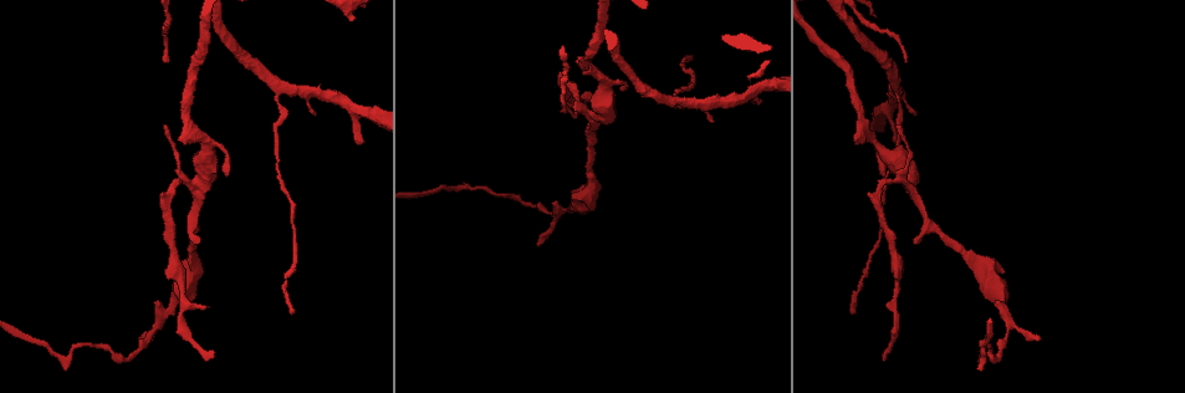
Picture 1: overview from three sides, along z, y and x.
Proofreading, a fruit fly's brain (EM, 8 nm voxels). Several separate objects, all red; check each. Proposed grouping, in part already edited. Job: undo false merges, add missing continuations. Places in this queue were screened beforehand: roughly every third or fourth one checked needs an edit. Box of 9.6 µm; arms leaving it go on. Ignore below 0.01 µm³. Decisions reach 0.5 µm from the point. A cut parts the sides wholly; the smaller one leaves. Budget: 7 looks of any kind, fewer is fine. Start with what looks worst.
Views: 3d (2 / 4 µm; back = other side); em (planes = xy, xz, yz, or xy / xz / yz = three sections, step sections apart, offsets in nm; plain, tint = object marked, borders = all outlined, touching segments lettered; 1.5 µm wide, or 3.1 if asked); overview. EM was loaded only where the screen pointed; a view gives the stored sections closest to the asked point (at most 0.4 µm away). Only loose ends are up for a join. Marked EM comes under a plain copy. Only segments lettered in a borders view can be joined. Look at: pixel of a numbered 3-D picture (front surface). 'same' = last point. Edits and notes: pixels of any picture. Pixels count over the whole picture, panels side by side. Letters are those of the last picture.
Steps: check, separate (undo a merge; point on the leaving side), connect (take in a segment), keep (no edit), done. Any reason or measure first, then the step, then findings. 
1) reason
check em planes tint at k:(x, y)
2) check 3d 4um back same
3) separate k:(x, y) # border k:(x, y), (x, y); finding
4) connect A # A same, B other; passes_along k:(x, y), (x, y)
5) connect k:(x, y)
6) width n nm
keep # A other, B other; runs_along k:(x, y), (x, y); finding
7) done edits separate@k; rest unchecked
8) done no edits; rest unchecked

check 3d 4um at 1:(566, 111)

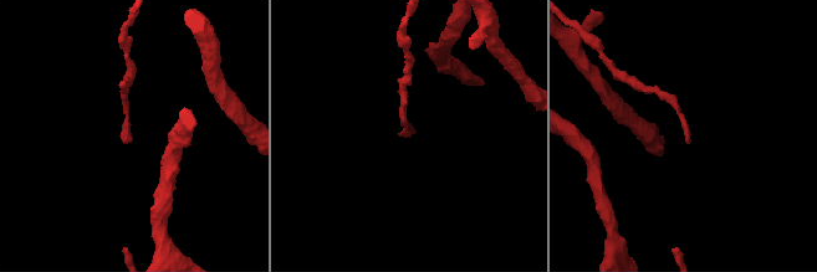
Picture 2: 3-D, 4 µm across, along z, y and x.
need the tissue
check em planes borders at 2:(686, 142)

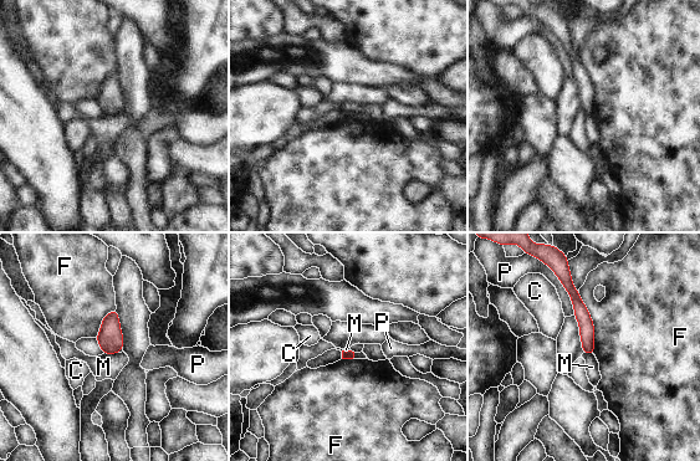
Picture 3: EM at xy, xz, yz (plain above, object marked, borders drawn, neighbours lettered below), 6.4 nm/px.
keep # C other, F other, M other, P other; runs_along 3:(568, 280), (591, 352); no lettered segment goes on from it

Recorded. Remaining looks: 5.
thin end
check 3d 2um at 1:(138, 337)

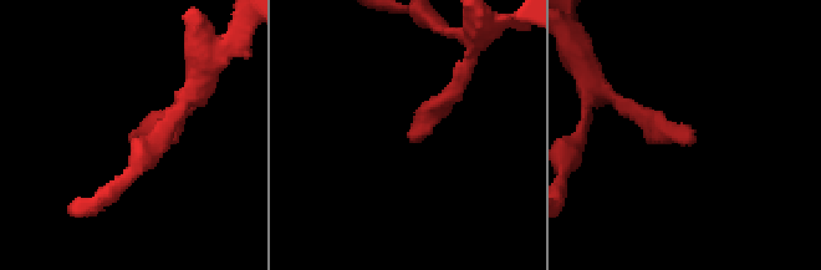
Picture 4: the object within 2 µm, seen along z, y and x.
check em planes borders at 4:(683, 144)

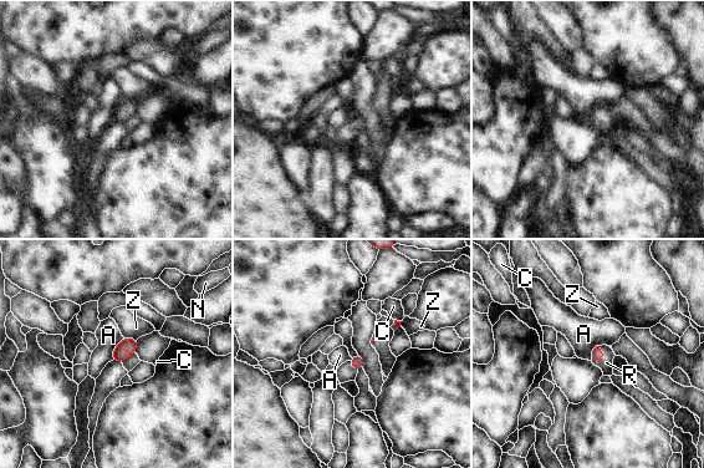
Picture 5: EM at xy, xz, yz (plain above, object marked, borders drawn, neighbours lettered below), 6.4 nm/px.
connect R # A other, C other, N other, R same, Z other; it goes on there

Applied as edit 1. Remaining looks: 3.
sudden change in width
check 3d 4um at 1:(677, 104)

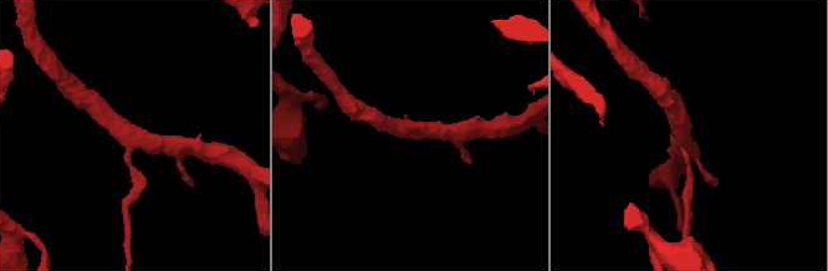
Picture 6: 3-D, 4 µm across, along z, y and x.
check em yz step 8 borders at 6:(134, 141)

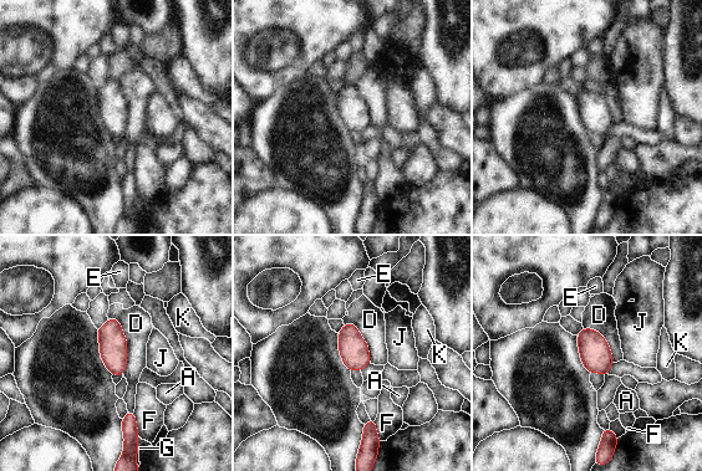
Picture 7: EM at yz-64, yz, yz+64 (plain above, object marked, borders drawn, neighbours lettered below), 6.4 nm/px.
check em planes borders same

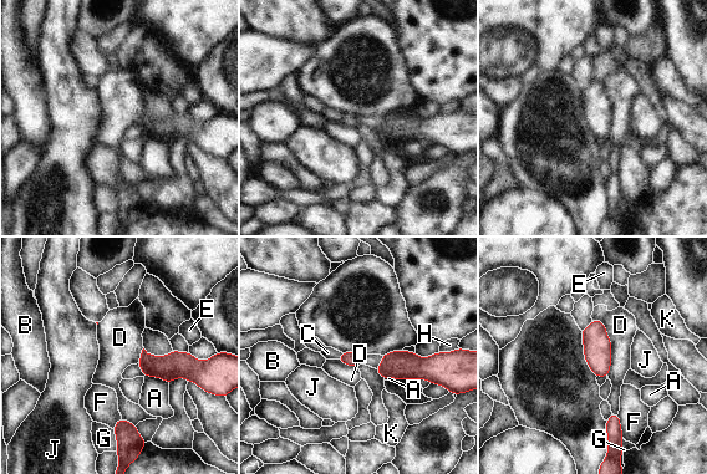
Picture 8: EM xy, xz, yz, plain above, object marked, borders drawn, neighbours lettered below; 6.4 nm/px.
arms 3
keep # A other, B other, C other, D other, E other, F other, G other, H other, J other, K other; border 8:(593, 319), (610, 341), (609, 377); continuous, no second neuron

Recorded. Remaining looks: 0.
done edits connect@5; rest unchecked

